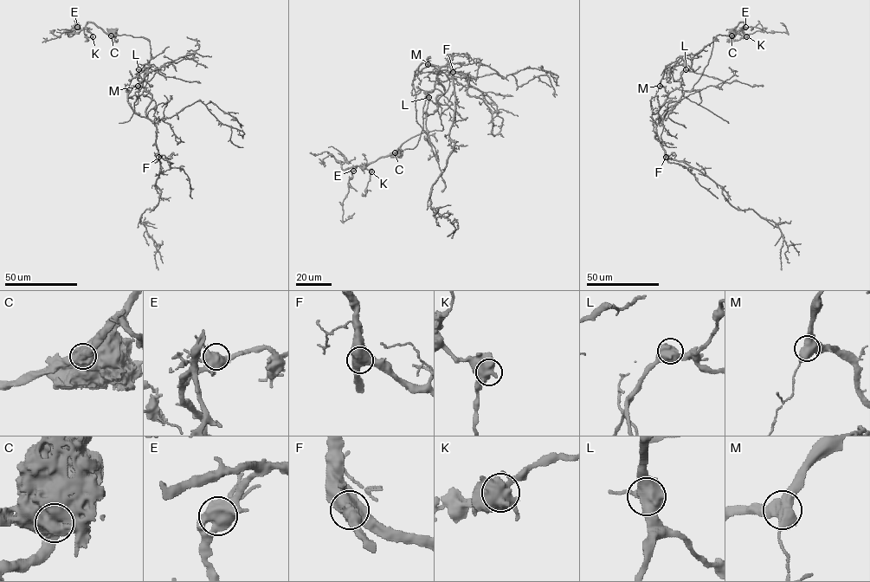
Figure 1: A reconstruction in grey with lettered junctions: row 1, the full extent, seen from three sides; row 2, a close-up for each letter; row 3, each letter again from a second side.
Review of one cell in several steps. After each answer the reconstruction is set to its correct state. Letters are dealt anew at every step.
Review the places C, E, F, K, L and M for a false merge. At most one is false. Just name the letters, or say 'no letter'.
C

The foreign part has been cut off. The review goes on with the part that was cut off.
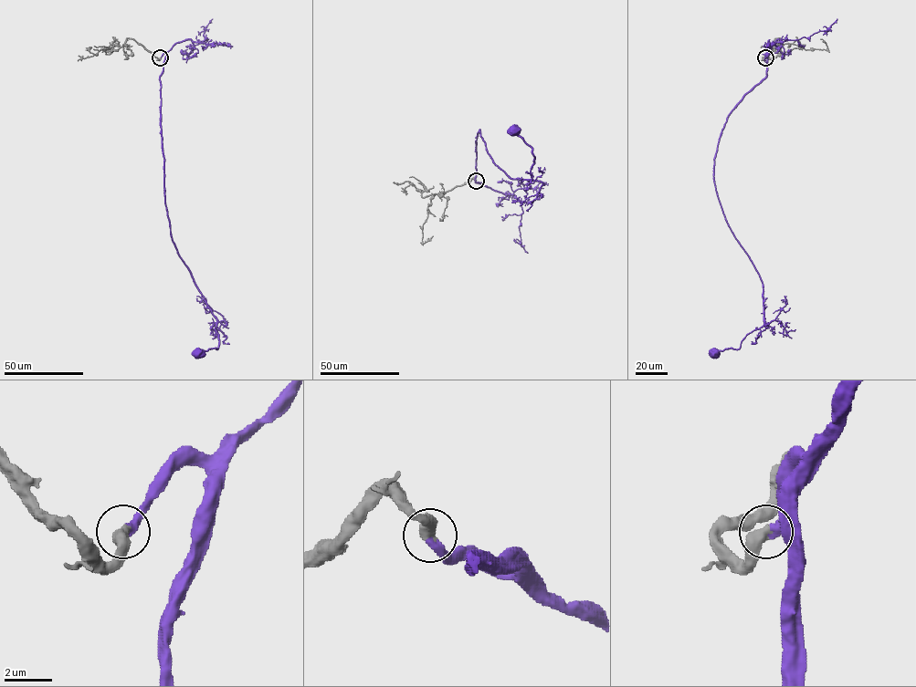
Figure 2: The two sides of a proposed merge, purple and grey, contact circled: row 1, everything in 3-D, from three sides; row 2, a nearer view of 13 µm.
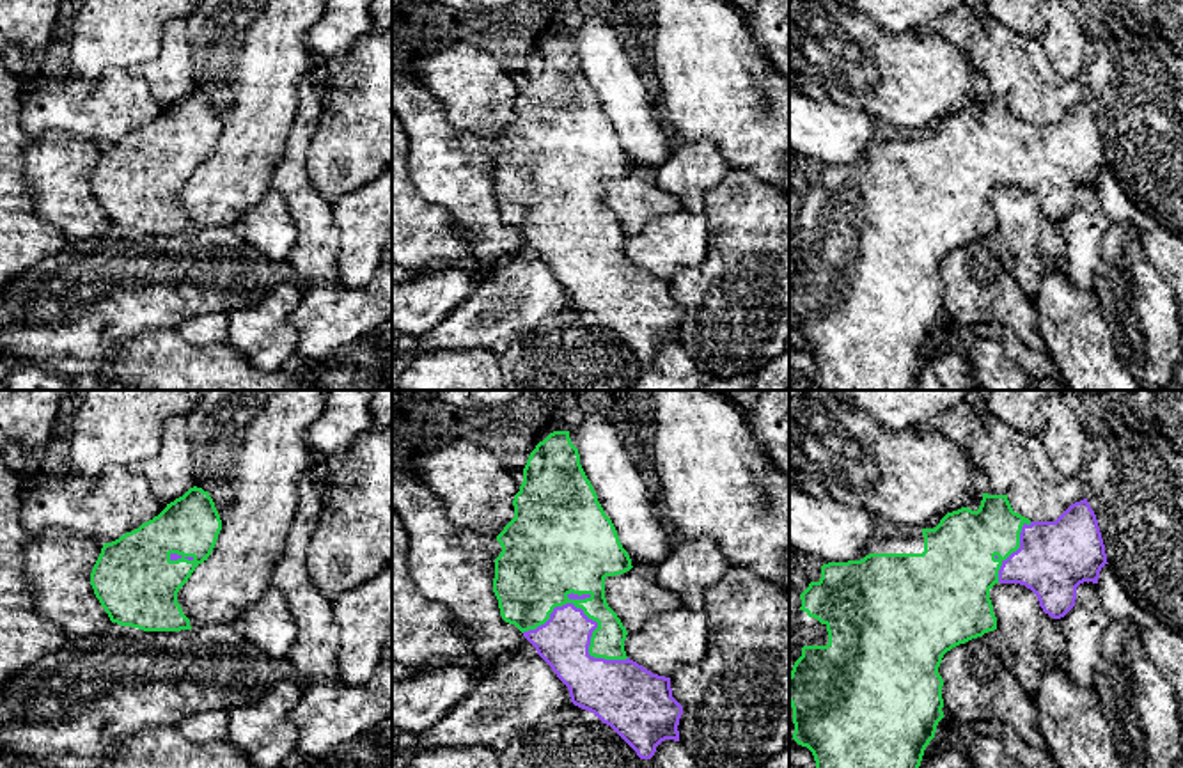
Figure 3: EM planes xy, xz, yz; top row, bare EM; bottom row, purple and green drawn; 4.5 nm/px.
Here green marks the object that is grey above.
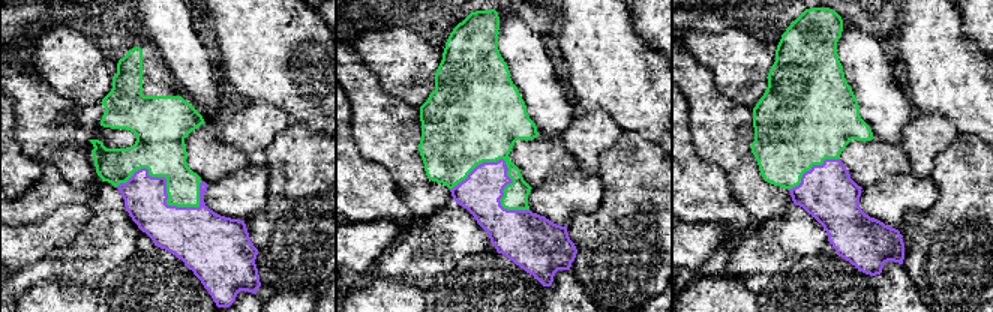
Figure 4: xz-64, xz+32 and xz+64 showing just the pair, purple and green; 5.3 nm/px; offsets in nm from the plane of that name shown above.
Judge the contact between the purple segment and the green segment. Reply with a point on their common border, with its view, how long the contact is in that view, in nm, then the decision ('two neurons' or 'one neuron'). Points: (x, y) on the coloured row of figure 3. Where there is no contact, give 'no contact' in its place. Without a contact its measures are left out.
xz (591, 619) | 500 nm | one neuron

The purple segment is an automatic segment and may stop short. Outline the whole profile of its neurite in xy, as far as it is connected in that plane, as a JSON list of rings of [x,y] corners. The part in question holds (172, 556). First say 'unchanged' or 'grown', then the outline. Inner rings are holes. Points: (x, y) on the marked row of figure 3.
grown; [[[190,488],[183,497],[167,504],[153,520],[105,543],[90,573],[90,585],[112,623],[144,631],[192,630],[190,619],[177,603],[179,589],[199,564],[211,555],[222,520],[213,498],[202,488]]]

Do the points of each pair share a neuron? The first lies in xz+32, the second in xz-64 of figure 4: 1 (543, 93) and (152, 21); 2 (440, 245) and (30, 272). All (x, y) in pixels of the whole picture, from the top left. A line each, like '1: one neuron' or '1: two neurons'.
1: one neuron
2: one neuron

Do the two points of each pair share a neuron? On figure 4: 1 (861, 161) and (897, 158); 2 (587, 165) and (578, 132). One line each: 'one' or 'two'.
1: one
2: one

